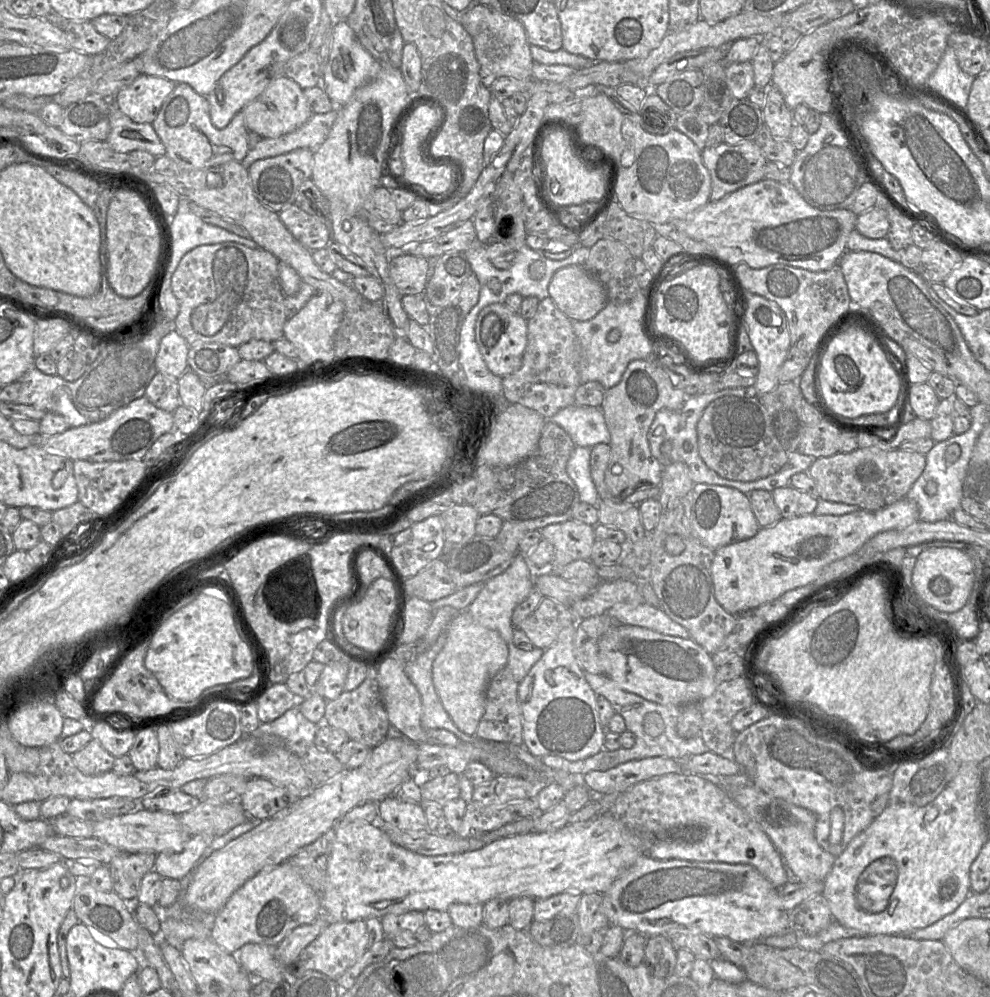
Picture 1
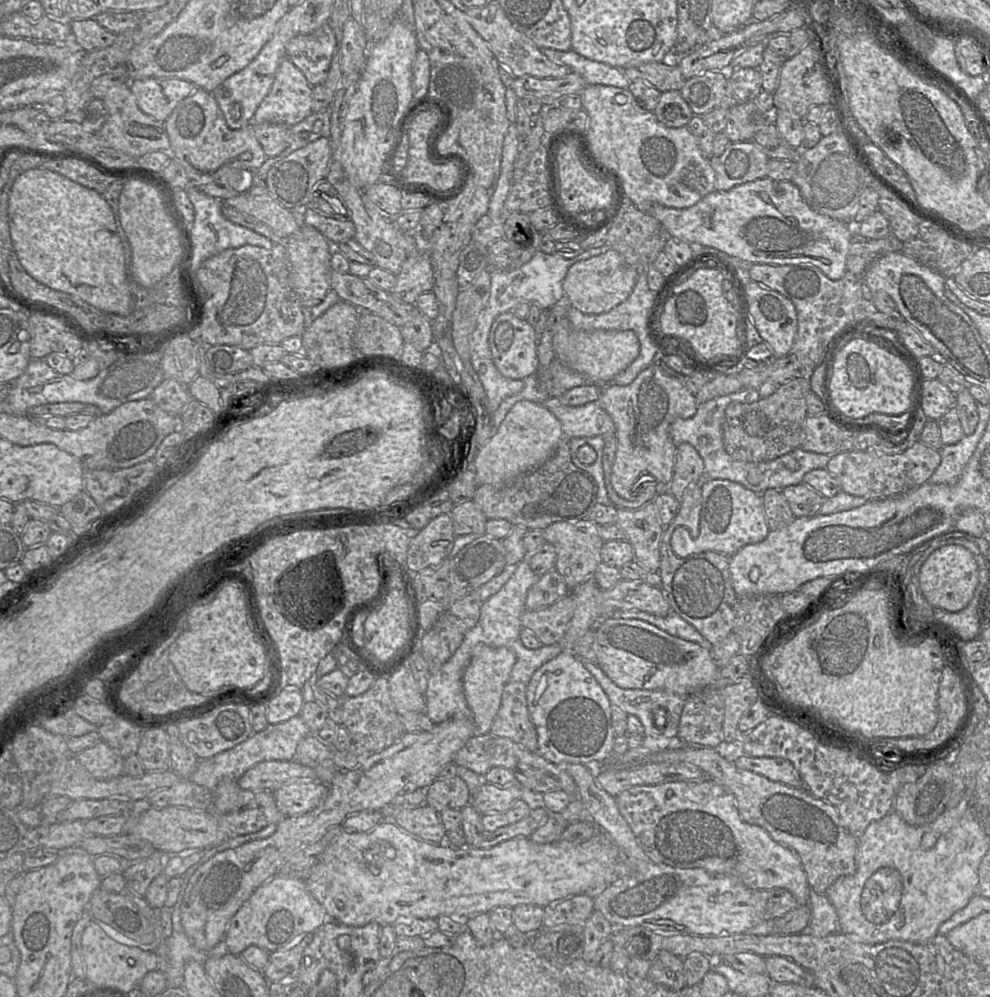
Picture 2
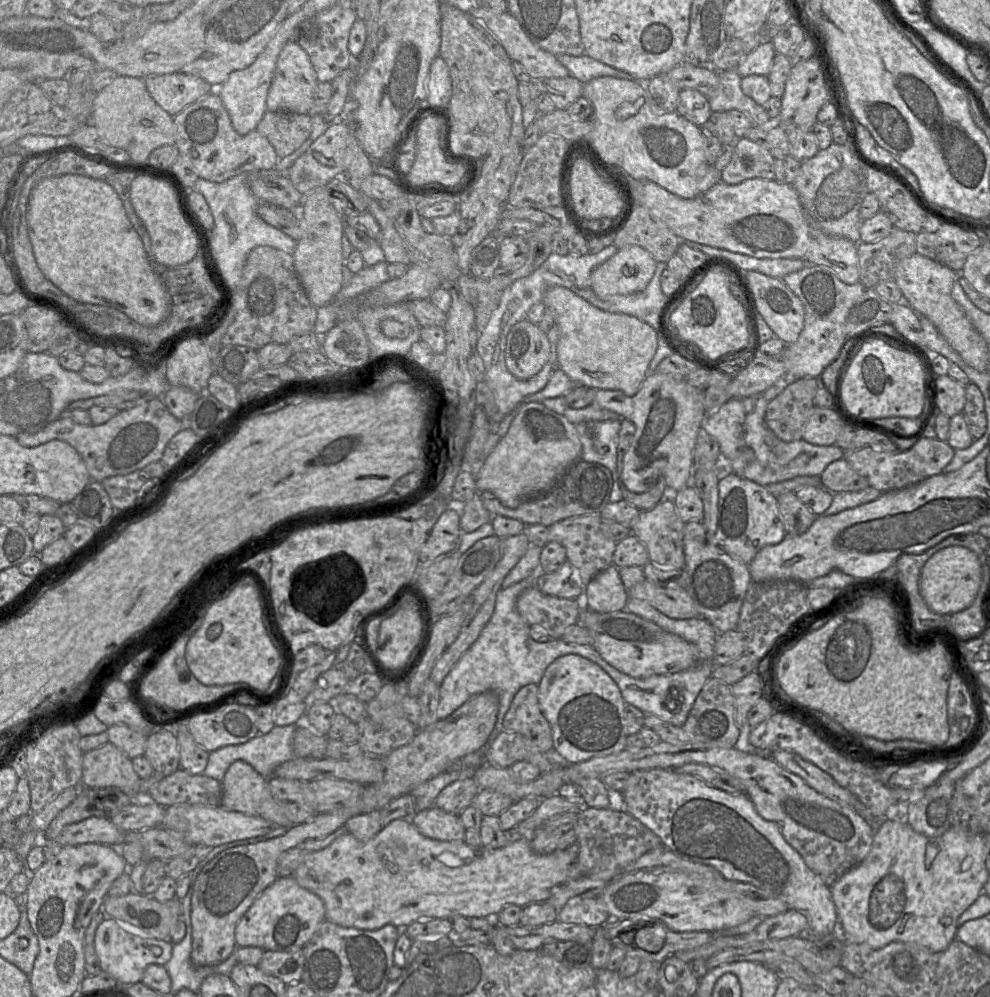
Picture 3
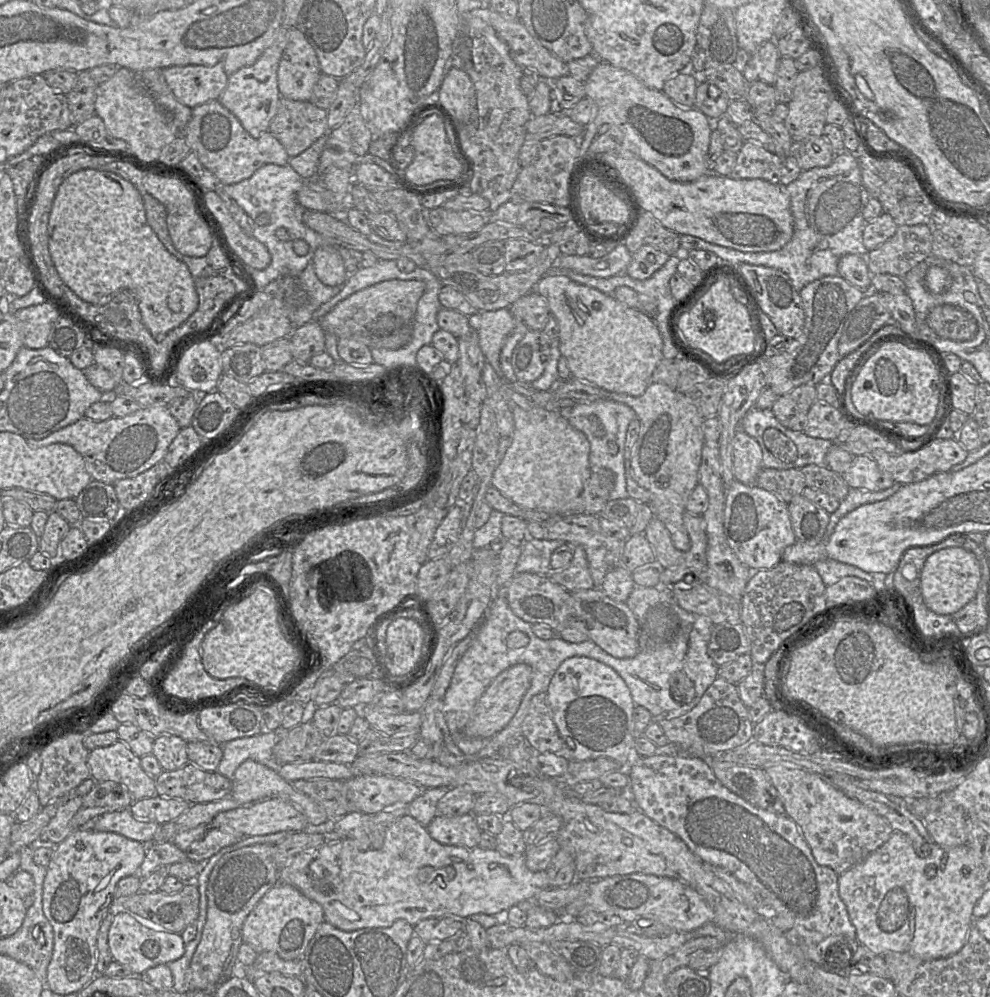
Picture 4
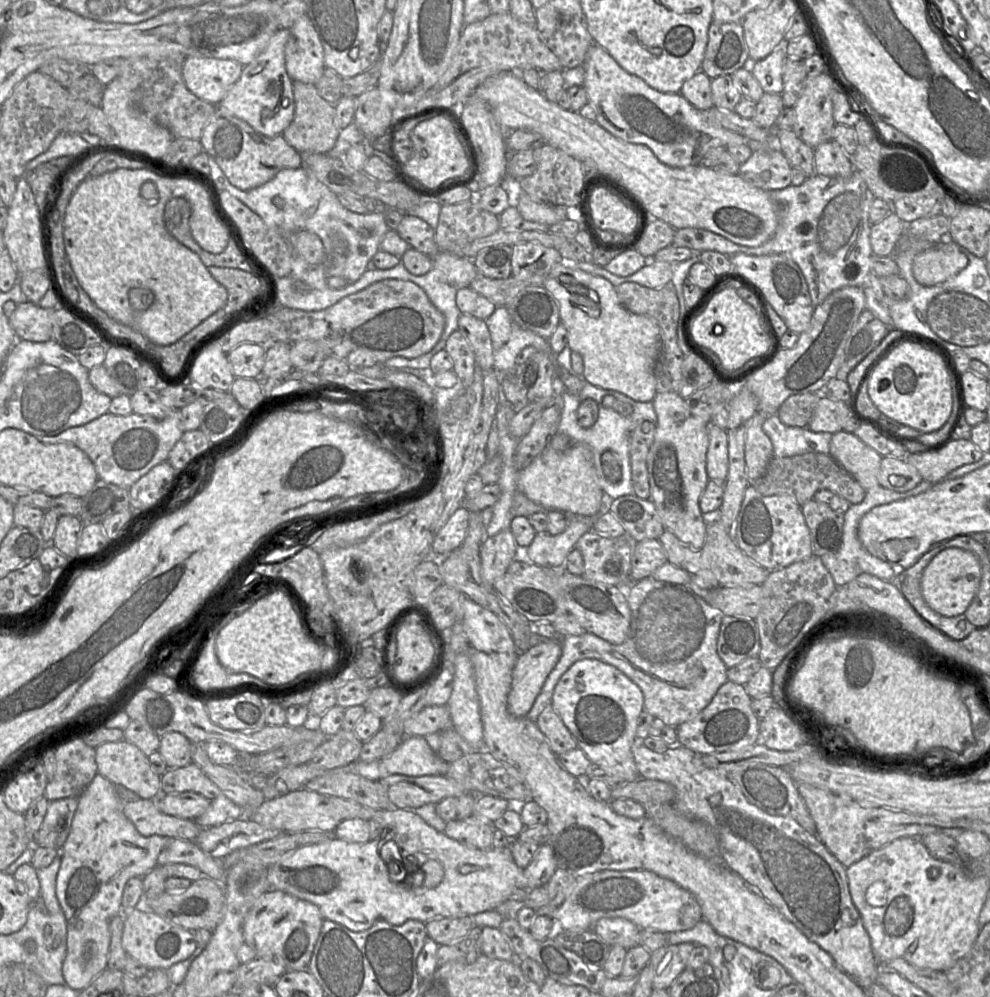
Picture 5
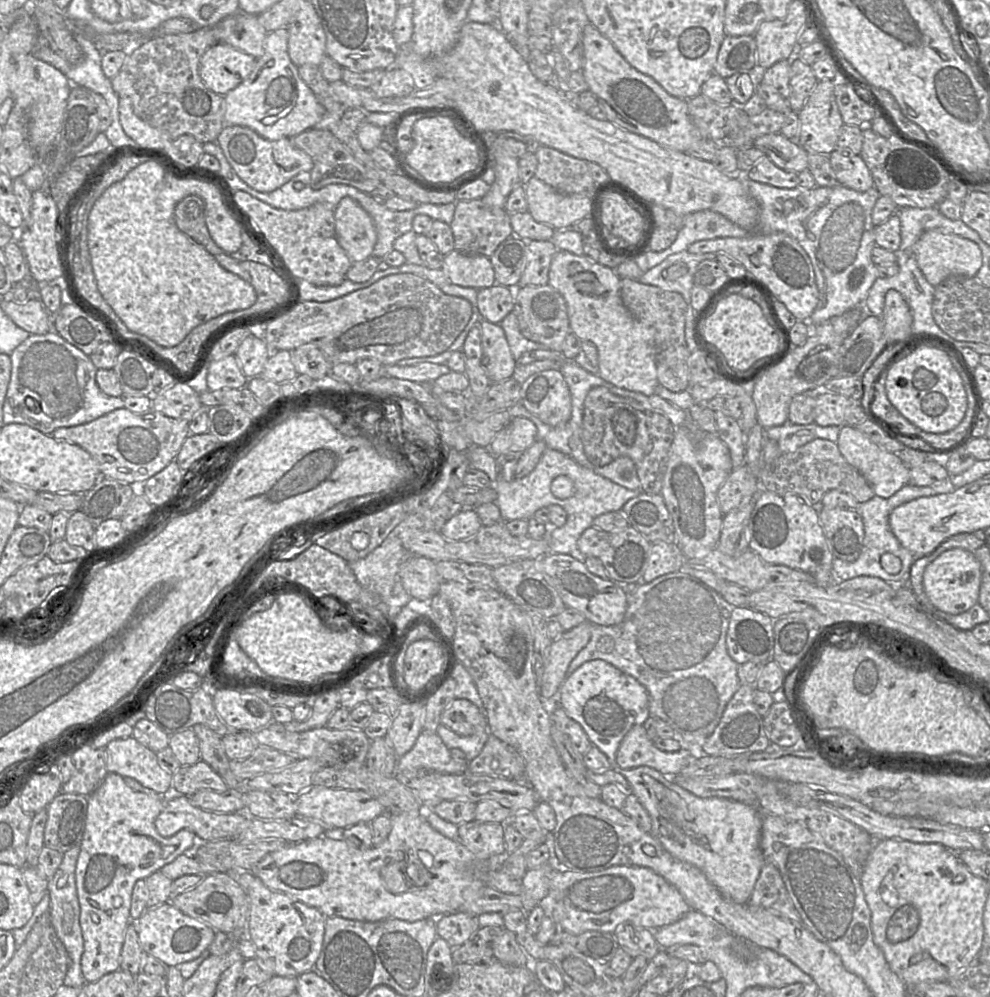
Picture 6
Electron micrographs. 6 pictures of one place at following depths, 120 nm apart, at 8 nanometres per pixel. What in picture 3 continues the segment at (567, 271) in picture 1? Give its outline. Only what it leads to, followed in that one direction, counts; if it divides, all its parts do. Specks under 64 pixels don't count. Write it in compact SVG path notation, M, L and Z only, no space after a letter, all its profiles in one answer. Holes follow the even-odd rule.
M625 246L597 266L590 275L590 288L600 298L642 292L656 269L656 261L648 251Z

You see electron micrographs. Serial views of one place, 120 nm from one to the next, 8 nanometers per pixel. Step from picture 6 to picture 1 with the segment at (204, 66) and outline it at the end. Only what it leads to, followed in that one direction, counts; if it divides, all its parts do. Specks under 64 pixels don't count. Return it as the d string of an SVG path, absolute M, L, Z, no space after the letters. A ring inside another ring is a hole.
M140 74L109 100L132 121L152 123L175 86L166 78Z

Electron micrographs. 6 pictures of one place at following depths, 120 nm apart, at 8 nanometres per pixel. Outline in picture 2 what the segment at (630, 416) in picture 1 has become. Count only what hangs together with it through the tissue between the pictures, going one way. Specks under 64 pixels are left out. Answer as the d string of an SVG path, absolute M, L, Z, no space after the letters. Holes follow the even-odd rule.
M652 364L628 385L609 384L602 387L597 401L610 415L616 428L618 445L611 472L615 491L622 498L635 499L654 481L670 483L678 449L670 436L670 426L676 419L693 417L699 406L685 384Z

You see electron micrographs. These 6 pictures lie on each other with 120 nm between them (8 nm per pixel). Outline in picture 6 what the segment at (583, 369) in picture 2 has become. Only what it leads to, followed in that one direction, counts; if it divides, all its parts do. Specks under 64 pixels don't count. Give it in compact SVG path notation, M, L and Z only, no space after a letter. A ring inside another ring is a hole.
M558 250L553 256L548 273L548 285L564 298L571 332L579 339L592 342L598 351L597 375L613 385L650 396L658 386L655 355L655 330L637 320L627 310L620 296L620 280L614 269L584 255Z

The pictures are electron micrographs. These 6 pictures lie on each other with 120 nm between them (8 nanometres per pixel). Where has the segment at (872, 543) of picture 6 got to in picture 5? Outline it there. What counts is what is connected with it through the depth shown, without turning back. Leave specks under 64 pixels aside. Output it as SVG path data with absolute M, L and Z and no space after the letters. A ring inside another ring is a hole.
M923 480L916 487L906 492L895 492L878 485L866 491L866 496L861 503L850 505L849 509L844 513L843 543L841 548L835 553L825 554L820 557L822 563L832 575L837 587L848 584L862 573L873 575L884 581L892 581L894 577L899 574L899 572L902 572L902 567L905 563L905 560L902 560L896 564L891 564L871 555L864 548L858 538L859 522L861 518L872 508L918 495L928 490L933 484L935 483L930 483Z

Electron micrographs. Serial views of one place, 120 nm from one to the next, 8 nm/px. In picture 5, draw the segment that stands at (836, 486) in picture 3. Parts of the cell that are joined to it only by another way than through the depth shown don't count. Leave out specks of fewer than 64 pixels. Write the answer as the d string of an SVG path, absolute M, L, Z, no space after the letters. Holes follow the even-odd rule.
M882 458L878 482L883 488L895 492L906 492L922 481L921 474L905 458Z

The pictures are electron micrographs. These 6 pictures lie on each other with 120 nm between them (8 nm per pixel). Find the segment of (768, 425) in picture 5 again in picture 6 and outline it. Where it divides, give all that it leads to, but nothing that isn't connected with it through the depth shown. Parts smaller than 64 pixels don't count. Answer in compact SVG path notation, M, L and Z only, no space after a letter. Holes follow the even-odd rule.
M787 421L781 426L765 429L765 438L775 441L779 451L785 454L792 453L815 439L837 442L839 433L839 426L820 426L814 422L798 425Z

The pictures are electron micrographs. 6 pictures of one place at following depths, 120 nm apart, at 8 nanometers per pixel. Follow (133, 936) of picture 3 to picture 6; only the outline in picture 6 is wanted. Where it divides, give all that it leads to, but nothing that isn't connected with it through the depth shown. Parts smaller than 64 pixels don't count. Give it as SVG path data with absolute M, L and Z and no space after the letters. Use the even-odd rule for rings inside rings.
M170 902L147 908L138 919L133 920L133 926L144 952L167 966L176 966L199 957L208 949L216 935L215 929L185 915Z

